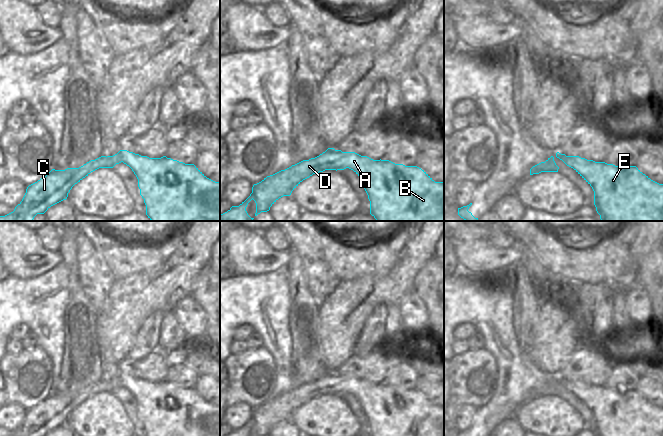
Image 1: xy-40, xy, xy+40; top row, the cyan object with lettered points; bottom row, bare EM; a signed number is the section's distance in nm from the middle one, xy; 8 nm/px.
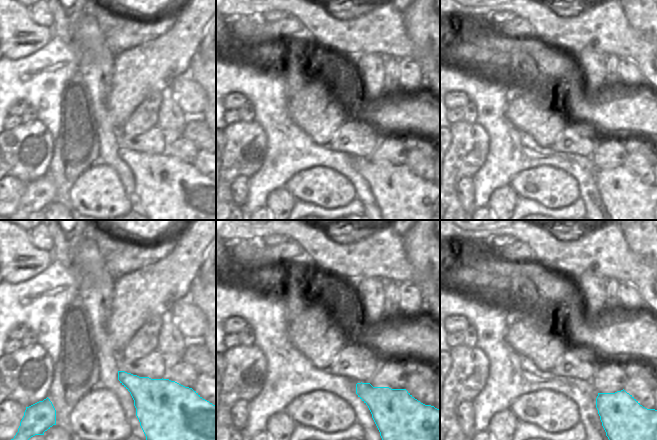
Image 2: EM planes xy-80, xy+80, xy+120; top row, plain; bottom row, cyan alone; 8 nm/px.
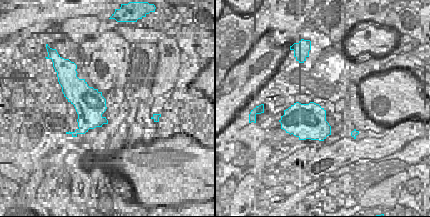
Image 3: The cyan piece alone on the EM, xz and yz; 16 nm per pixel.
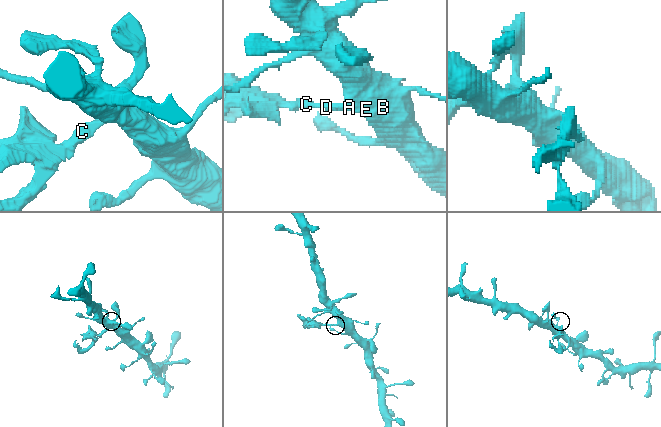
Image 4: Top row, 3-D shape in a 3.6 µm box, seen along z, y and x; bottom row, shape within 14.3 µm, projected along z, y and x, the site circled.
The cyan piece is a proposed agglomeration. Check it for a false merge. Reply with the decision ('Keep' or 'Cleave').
Cleave.

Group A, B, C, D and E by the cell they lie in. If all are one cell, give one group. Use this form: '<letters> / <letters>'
A B E / C D

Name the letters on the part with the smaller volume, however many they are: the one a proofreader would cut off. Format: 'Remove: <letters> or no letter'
Remove: C, D

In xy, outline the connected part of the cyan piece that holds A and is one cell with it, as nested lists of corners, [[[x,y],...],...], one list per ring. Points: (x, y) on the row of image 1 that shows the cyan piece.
[[[342,152],[342,167],[353,170],[360,177],[370,201],[370,214],[376,221],[444,221],[444,182],[435,182],[421,168],[373,160],[355,152]]]

